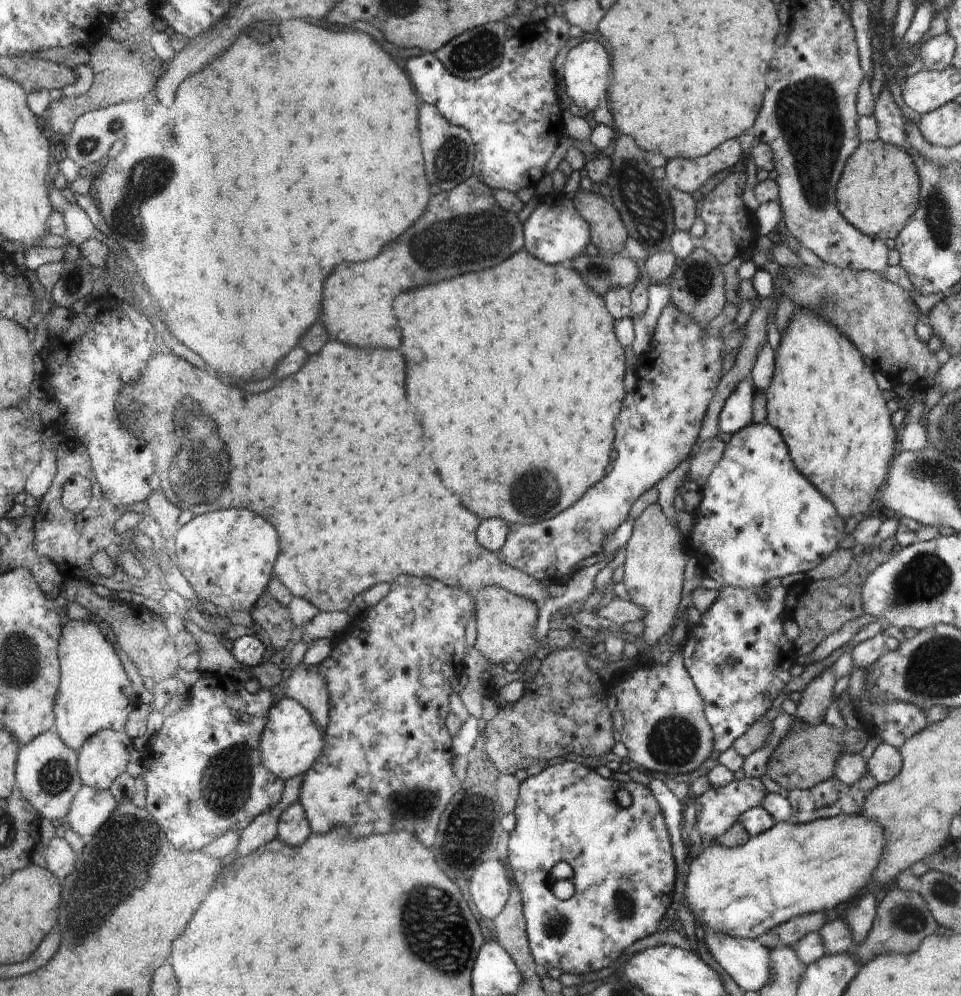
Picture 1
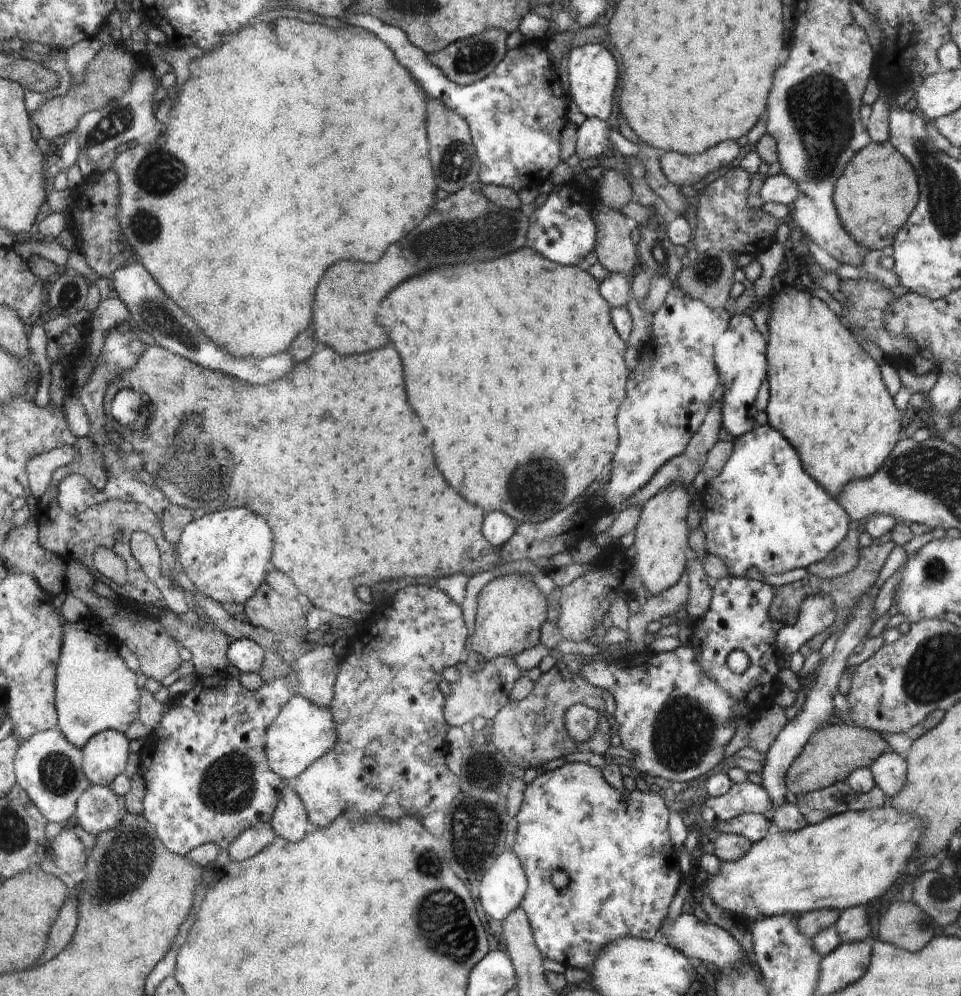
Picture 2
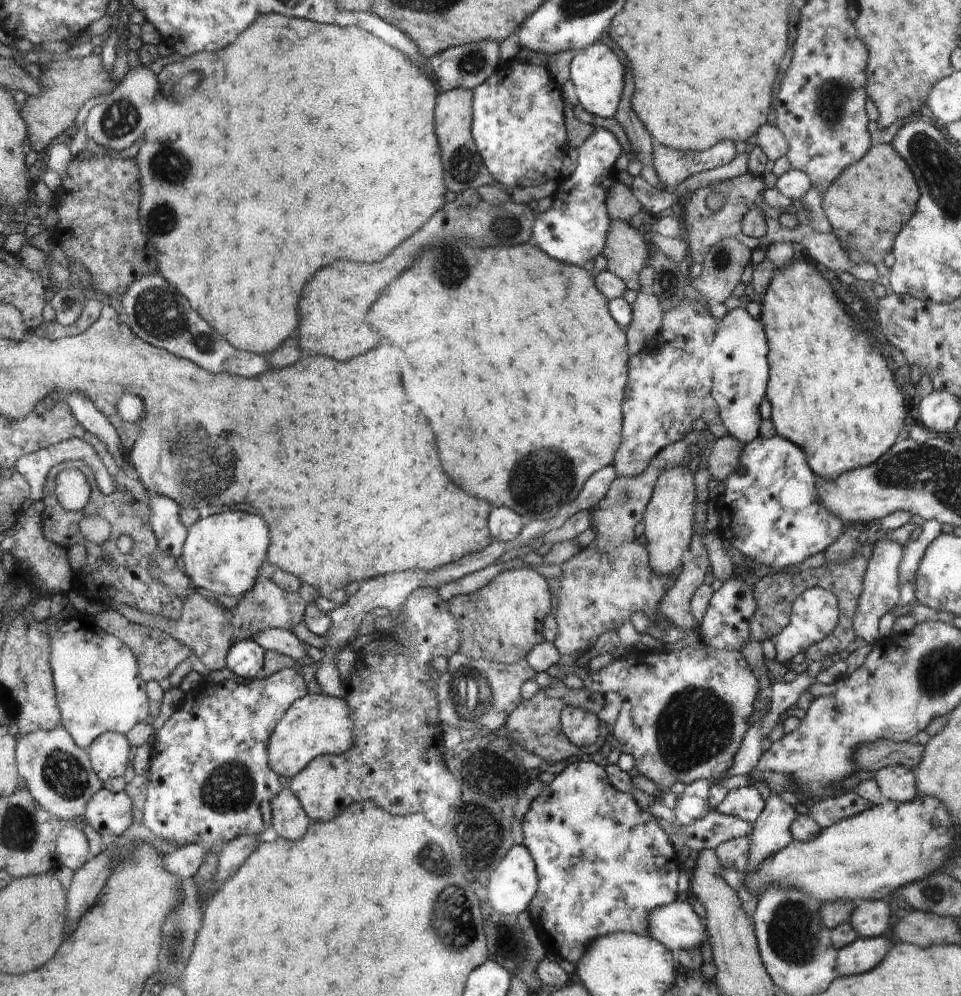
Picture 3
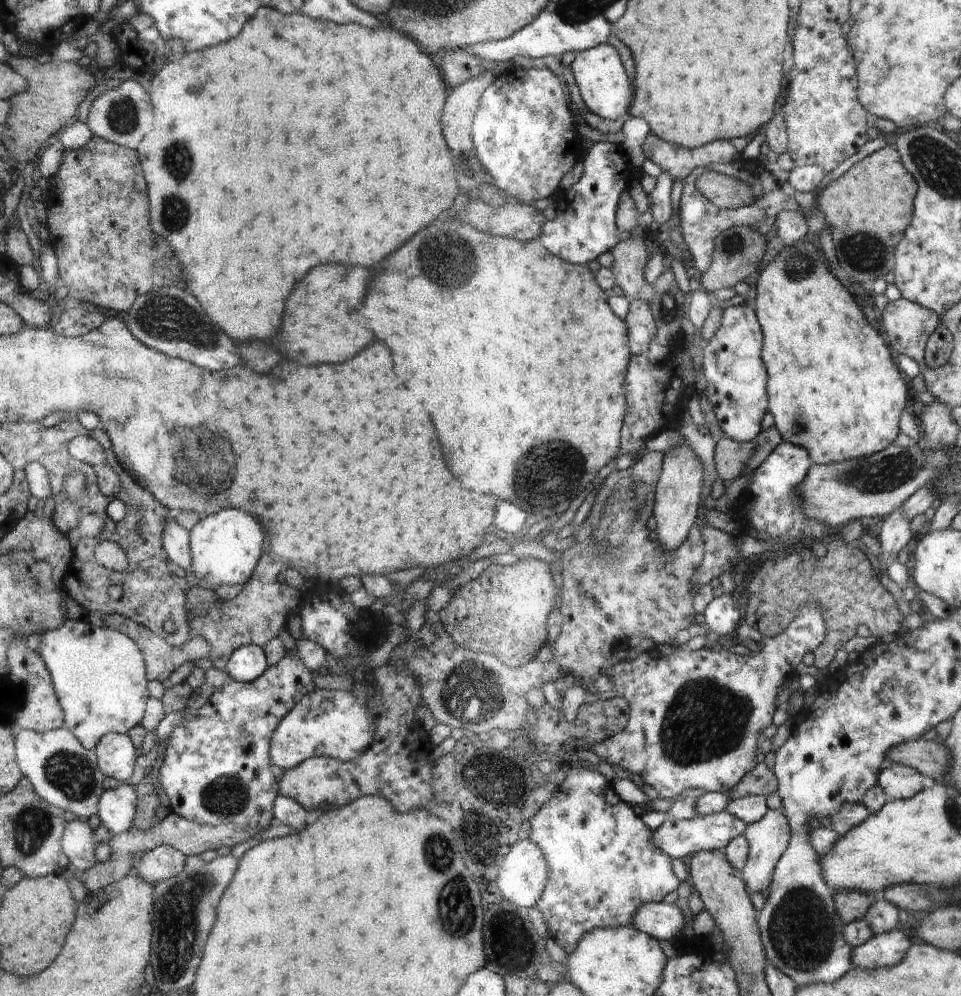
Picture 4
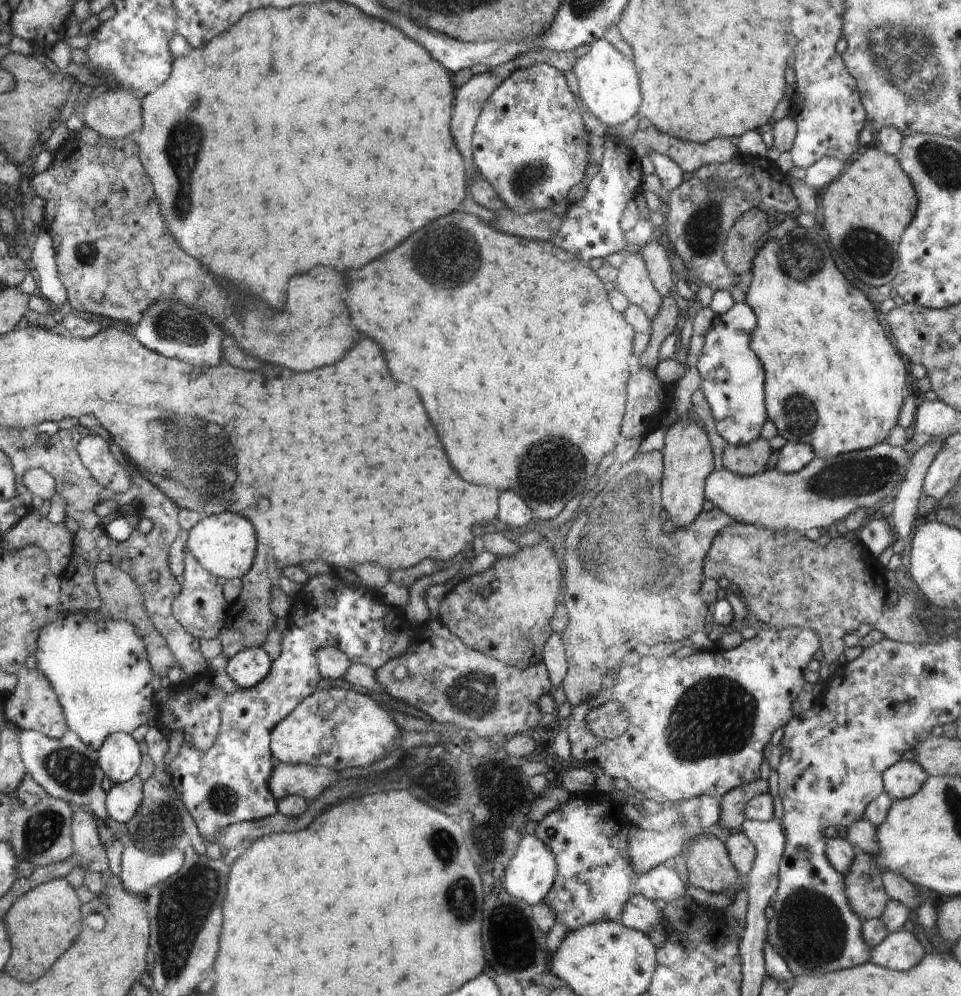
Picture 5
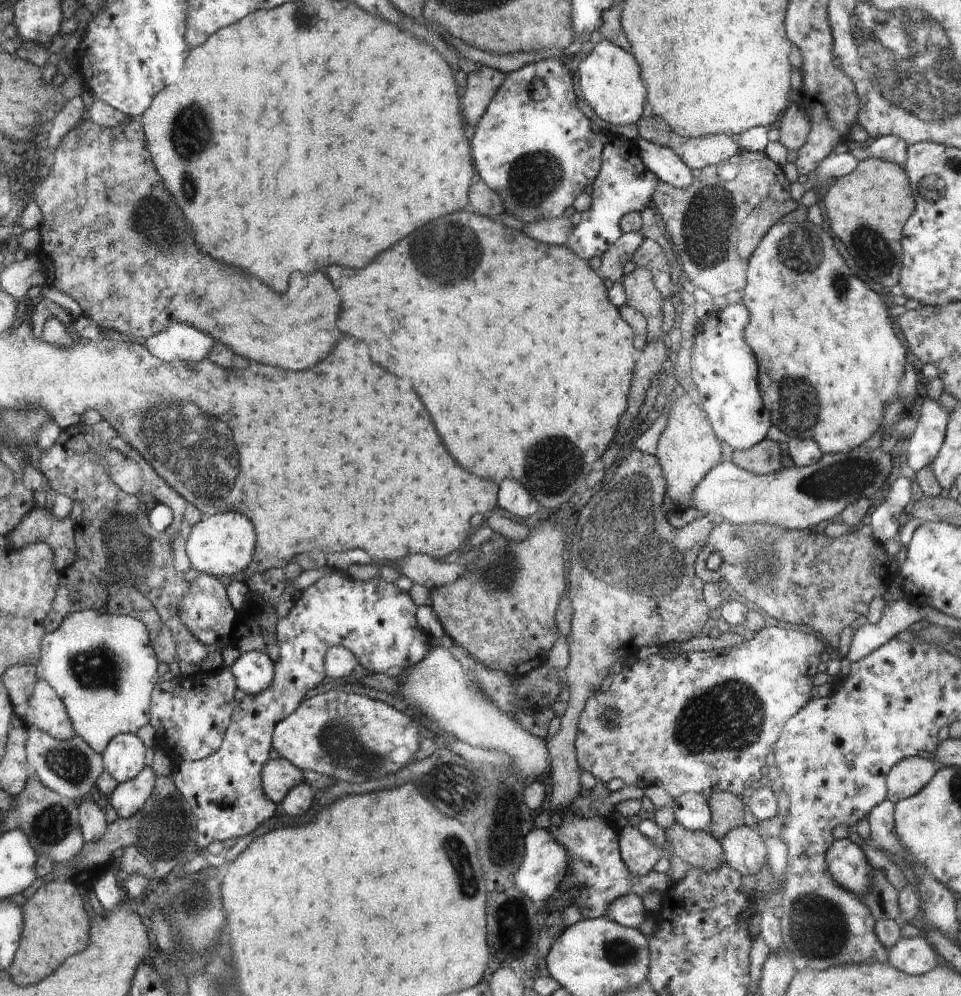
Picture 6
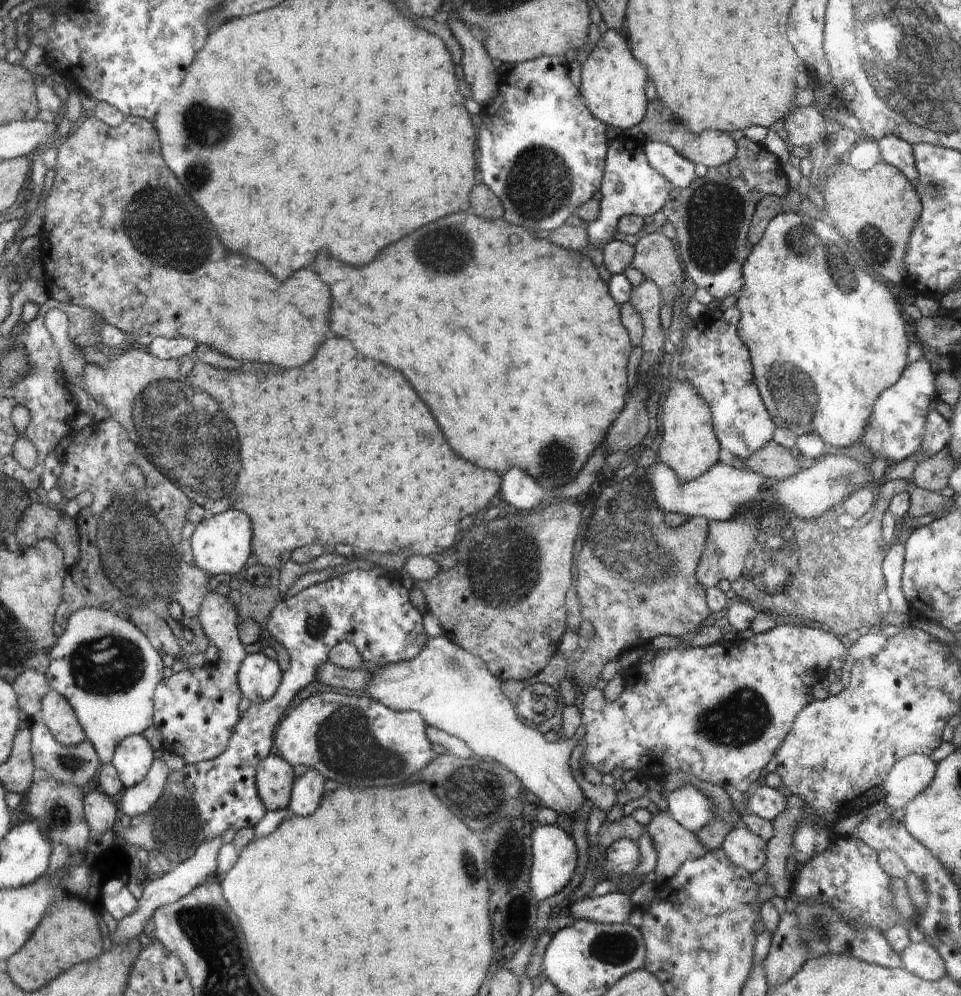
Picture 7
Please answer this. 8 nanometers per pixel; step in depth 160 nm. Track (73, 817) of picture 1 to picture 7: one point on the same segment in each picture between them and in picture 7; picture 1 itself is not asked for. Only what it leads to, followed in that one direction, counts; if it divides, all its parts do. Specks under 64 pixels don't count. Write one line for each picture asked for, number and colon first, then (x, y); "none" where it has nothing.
2: (99, 809)
3: (109, 813)
4: (117, 807)
5: (123, 799)
6: (129, 797)
7: (136, 800)

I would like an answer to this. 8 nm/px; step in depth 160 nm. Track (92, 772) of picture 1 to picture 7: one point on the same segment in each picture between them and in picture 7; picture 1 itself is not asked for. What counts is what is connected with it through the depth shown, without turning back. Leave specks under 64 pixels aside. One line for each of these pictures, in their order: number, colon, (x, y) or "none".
2: (105, 759)
3: (110, 755)
4: (116, 754)
5: (119, 759)
6: (125, 758)
7: (134, 760)

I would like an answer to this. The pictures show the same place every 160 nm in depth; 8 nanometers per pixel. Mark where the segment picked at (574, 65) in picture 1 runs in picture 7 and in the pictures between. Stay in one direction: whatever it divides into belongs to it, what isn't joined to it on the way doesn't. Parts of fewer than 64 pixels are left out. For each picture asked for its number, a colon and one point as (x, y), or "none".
2: (592, 71)
3: (596, 73)
4: (606, 87)
5: (609, 86)
6: (613, 89)
7: (612, 80)

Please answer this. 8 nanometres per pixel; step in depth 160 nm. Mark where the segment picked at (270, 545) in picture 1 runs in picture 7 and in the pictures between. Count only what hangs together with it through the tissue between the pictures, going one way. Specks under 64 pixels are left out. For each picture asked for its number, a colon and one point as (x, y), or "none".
2: (227, 553)
3: (222, 553)
4: (225, 546)
5: (225, 544)
6: (222, 544)
7: (221, 544)

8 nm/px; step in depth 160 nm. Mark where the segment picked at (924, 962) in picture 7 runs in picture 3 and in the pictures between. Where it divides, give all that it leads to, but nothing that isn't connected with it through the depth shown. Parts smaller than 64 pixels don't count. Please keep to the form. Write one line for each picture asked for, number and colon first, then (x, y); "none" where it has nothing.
3: (862, 955)
4: (887, 949)
5: (900, 950)
6: (915, 956)

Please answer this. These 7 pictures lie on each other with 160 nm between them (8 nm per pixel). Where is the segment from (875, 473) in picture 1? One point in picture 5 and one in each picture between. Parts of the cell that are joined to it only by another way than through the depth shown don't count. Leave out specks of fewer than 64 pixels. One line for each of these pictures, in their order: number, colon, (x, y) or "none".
2: (834, 451)
3: (832, 393)
4: (815, 337)
5: (829, 366)

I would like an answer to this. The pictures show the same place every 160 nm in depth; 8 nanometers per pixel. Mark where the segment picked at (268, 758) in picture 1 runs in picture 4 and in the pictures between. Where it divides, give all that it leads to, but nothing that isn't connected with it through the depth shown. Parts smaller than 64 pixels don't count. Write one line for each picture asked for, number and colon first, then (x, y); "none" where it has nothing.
2: (305, 731)
3: (318, 724)
4: (328, 722)

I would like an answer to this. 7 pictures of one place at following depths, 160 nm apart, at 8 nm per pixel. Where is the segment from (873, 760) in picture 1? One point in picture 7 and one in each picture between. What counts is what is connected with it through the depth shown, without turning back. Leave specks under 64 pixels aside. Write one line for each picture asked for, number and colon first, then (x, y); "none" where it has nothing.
2: (889, 770)
3: (897, 783)
4: (899, 782)
5: (903, 779)
6: (911, 774)
7: (911, 775)

